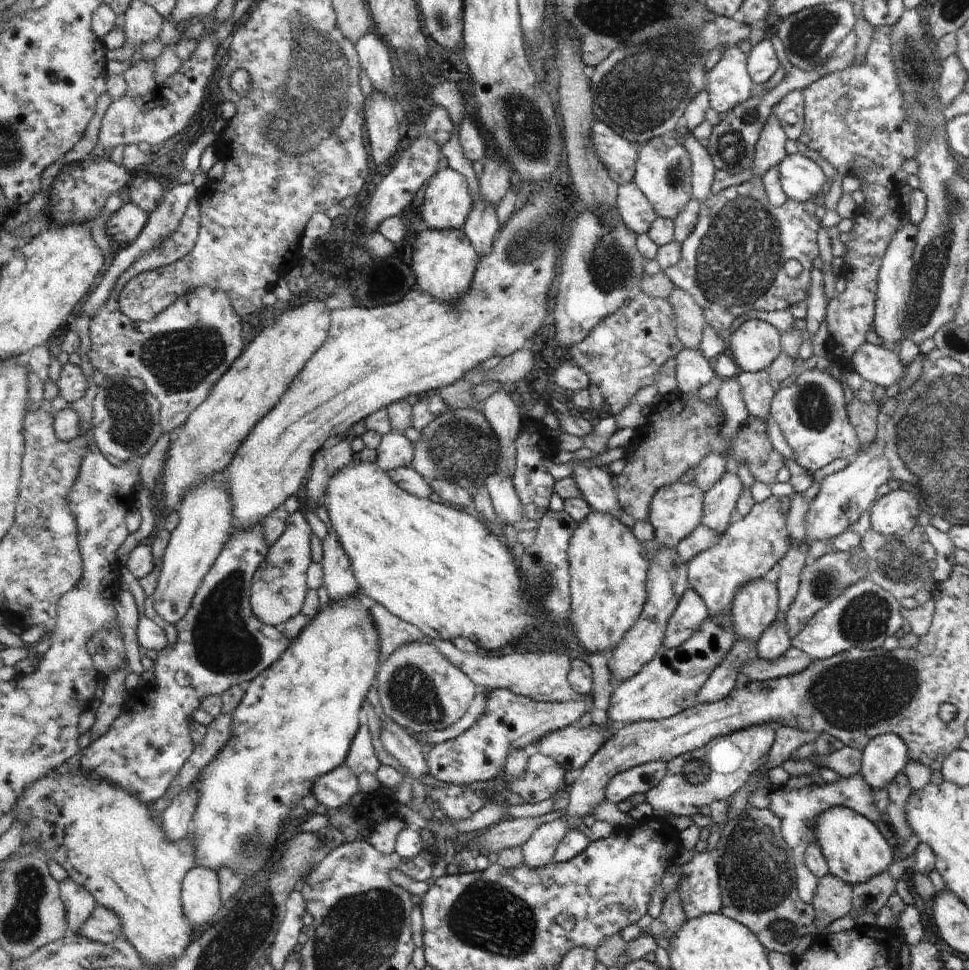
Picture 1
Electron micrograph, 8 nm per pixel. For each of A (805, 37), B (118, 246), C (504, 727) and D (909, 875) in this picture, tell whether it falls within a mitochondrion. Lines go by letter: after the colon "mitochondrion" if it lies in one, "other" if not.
A: mitochondrion
B: other
C: mitochondrion
D: other

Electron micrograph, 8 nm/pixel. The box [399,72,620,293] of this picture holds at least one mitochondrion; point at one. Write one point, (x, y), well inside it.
(521, 117)

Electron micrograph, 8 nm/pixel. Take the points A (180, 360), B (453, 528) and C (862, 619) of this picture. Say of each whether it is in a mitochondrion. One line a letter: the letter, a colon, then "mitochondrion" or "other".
A: mitochondrion
B: other
C: mitochondrion

